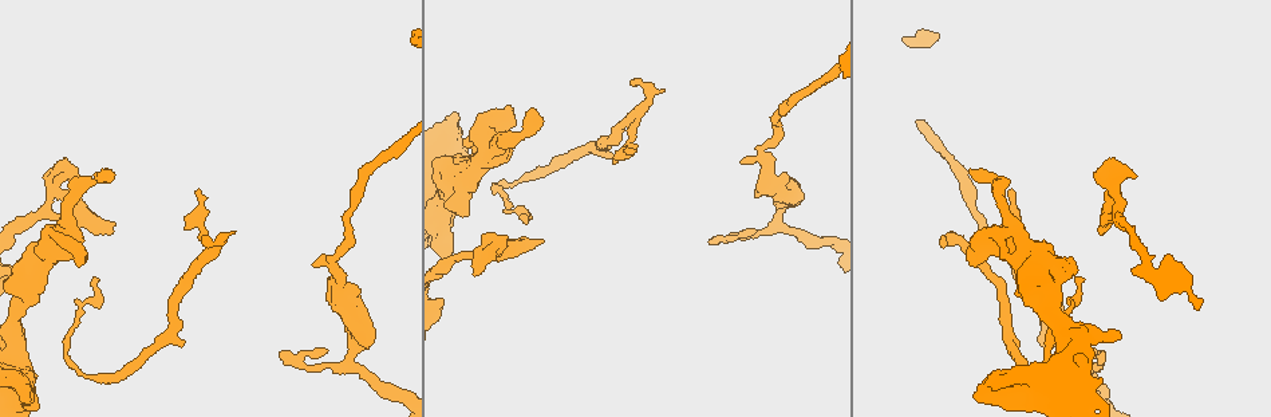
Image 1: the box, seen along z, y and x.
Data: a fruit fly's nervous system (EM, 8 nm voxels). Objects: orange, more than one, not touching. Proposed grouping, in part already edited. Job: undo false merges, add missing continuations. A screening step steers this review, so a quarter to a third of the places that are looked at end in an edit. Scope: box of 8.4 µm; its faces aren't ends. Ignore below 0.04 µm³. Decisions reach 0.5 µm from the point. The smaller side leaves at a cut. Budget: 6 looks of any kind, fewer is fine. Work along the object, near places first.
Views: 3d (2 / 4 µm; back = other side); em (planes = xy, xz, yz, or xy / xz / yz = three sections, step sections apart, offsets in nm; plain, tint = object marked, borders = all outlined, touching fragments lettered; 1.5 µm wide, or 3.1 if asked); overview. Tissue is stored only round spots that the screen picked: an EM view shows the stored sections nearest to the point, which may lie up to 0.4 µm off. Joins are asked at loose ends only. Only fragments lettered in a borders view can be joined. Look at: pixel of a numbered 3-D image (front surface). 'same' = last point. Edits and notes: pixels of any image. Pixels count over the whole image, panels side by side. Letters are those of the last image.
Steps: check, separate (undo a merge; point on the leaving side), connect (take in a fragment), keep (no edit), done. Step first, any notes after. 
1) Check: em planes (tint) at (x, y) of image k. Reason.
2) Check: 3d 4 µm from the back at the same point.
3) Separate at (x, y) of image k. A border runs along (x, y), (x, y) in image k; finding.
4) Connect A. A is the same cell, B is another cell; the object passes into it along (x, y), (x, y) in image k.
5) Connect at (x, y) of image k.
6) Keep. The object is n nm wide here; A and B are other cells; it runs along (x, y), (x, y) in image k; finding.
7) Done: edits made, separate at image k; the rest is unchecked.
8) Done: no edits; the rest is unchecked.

Check: 3d 4 µm at (201, 236) of image 1. Thin end.

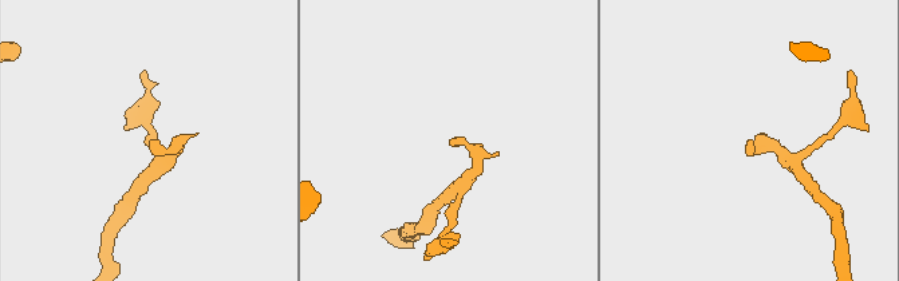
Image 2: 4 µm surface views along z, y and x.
Check: em planes (tint) at (750, 142) of image 2.

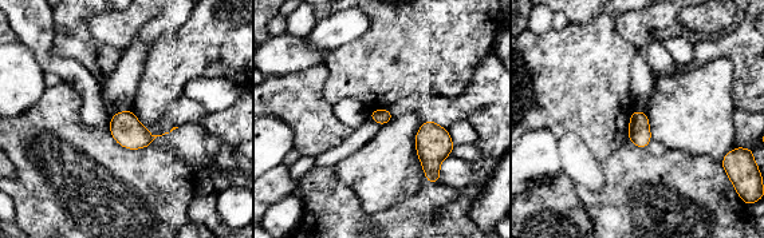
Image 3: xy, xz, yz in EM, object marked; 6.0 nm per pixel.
Check: em planes (borders) at the same point. What lies round it.

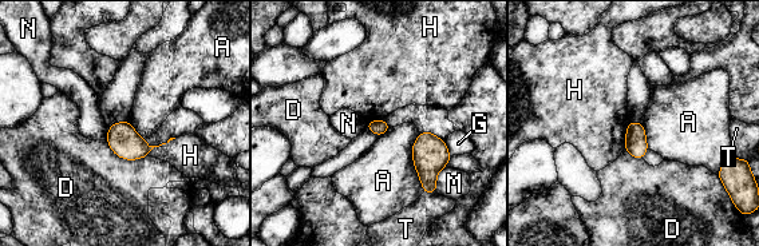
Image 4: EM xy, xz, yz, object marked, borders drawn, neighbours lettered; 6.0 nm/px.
Keep. The longest contact is with A, 360 nm; A, D, G, H, M, N and T are other cells; a border runs along (418, 133), (412, 165), (423, 191) in image 4; no lettered fragment goes on from it.

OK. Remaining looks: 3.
Check: 3d 2 µm at (100, 169) of image 1. Branch stops here.

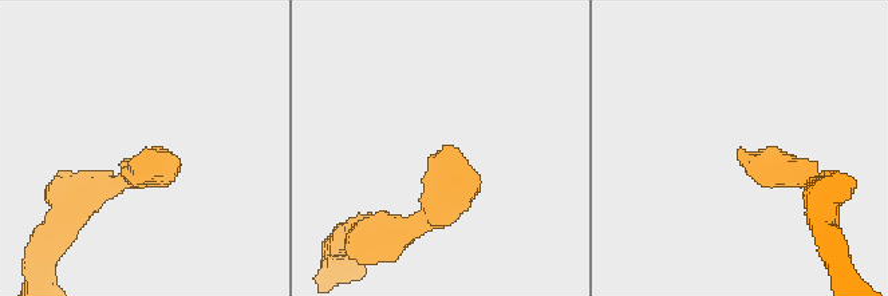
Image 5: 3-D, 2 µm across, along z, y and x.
Check: em planes (borders) at (740, 153) of image 5. Need the tissue.

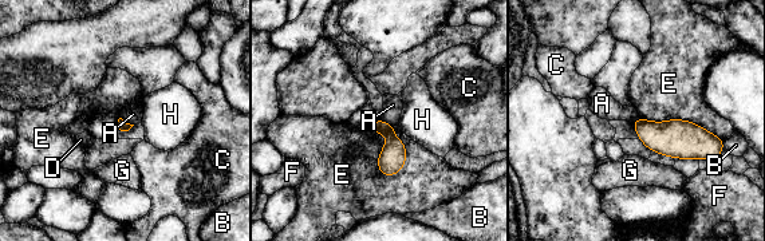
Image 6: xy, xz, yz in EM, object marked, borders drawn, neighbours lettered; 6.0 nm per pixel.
Keep. A, B, C, D, E, F, G and H are other cells; a border runs along (378, 118), (393, 126) in image 6; none of them fits.

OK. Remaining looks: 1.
Check: em planes (borders) at (527, 224) of image 1.

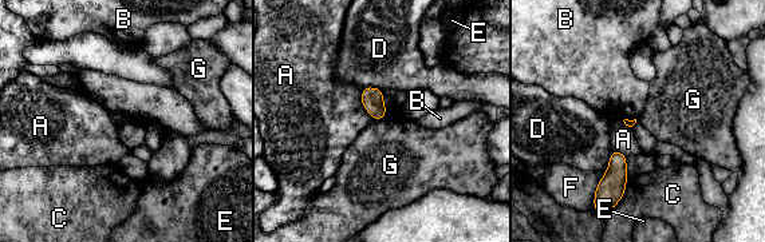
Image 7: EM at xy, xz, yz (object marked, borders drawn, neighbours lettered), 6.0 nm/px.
Keep. A, B, C, D, E, F and G are other cells; a border runs along (374, 119), (381, 120) in image 7; none of them fits.

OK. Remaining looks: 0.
Done: no edits; the rest is unchecked.

